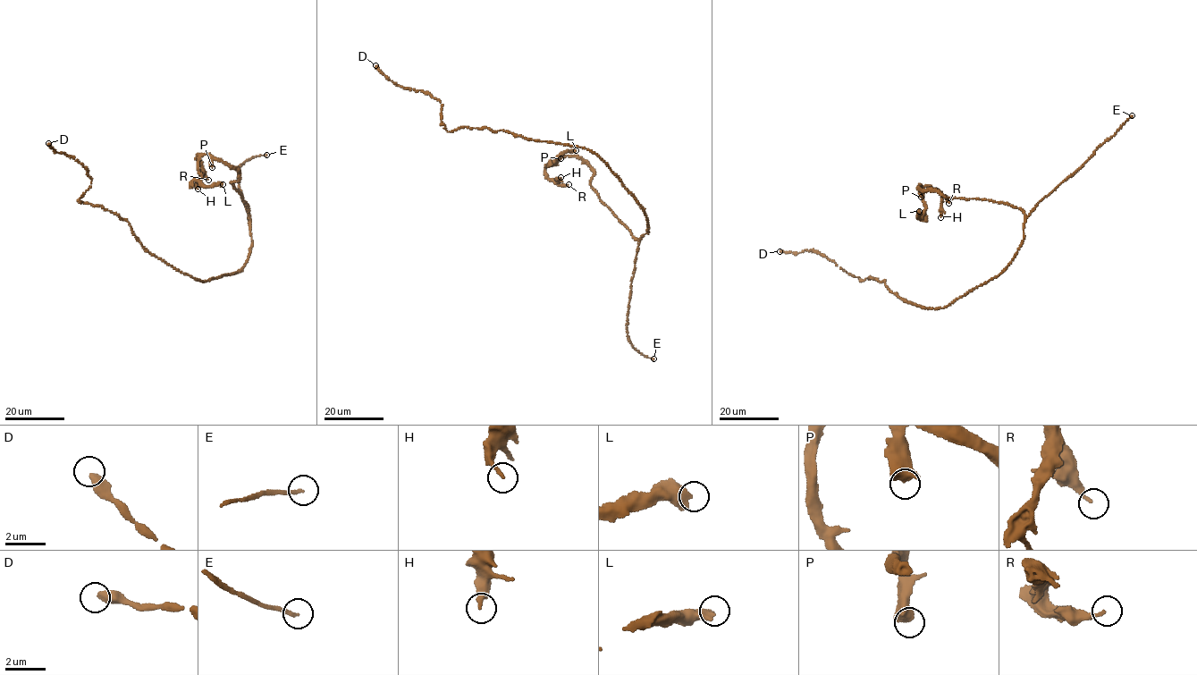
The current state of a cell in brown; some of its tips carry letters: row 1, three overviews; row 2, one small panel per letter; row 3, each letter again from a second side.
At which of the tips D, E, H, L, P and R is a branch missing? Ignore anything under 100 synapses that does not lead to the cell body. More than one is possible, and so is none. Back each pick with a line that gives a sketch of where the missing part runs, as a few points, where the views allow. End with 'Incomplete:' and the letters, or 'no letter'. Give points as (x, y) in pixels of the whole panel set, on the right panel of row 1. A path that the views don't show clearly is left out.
E: missing branch runs (1132, 115), (1140, 105), (1097, 136), (1075, 135), (1031, 103), (989, 100), (1004, 90), (1028, 96)
Incomplete: E

